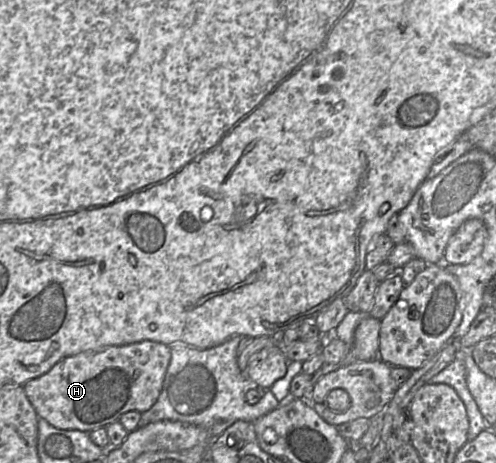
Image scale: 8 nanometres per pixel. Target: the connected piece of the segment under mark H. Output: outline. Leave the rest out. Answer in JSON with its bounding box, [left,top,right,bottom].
[22,340,170,433]

